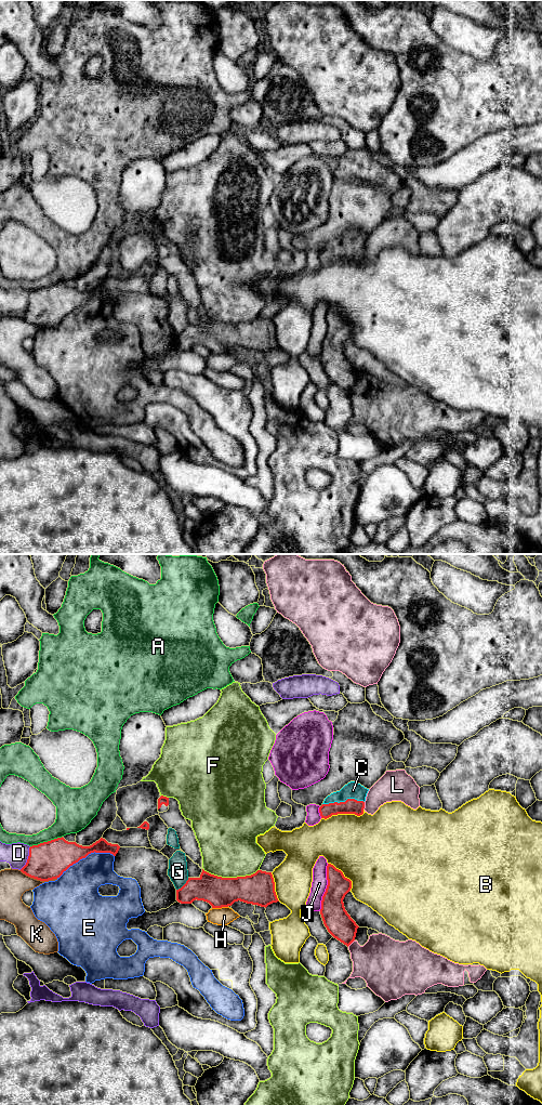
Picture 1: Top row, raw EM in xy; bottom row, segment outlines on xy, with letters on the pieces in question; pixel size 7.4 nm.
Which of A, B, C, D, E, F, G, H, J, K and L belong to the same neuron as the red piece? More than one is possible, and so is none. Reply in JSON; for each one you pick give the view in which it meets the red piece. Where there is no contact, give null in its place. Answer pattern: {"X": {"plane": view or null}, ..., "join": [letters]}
{"C": {"plane": "xy"}, "join": ["C"]}

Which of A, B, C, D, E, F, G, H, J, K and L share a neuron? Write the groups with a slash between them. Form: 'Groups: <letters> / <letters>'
Groups: A / B / C / D / E / F / G / H / J / K / L

